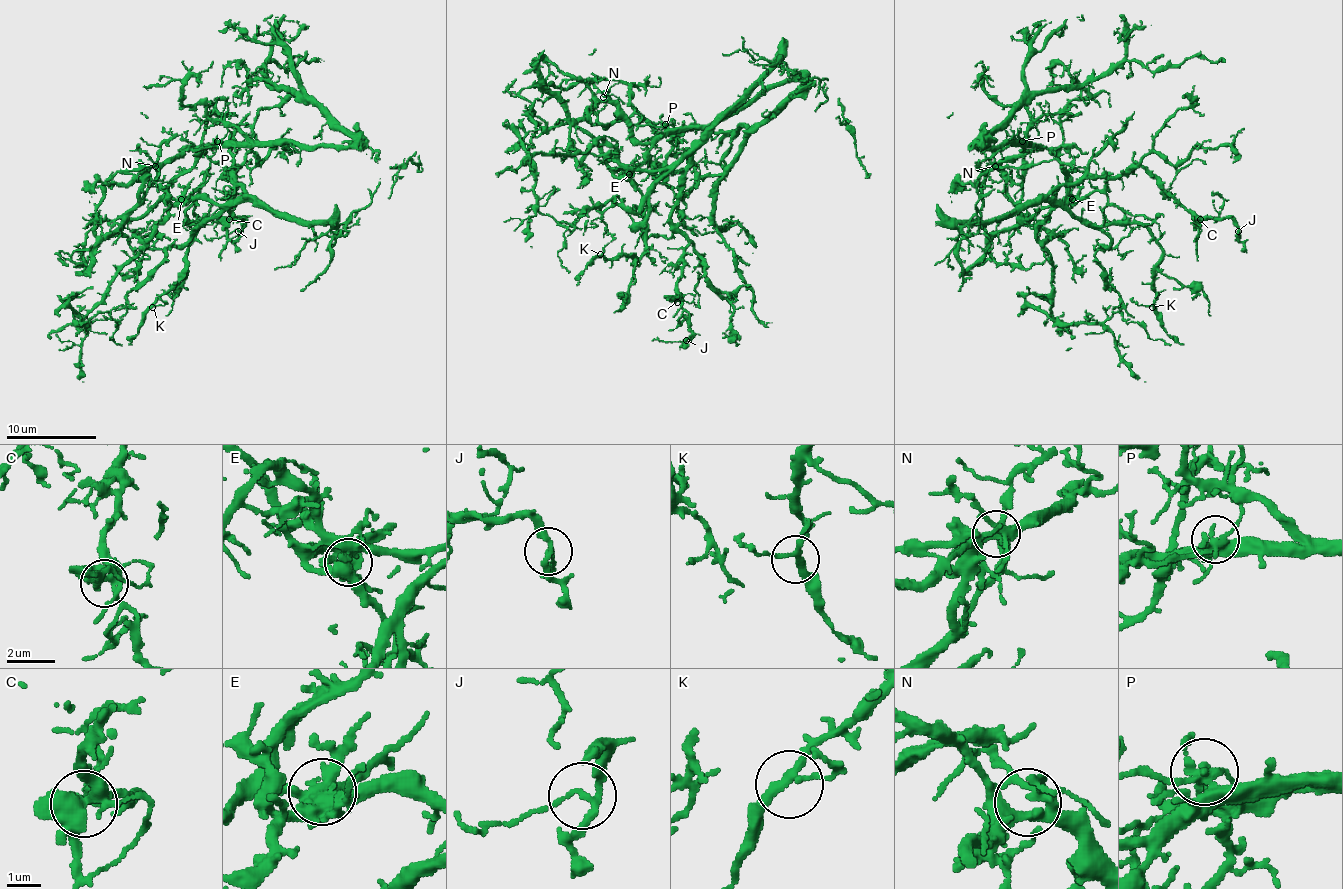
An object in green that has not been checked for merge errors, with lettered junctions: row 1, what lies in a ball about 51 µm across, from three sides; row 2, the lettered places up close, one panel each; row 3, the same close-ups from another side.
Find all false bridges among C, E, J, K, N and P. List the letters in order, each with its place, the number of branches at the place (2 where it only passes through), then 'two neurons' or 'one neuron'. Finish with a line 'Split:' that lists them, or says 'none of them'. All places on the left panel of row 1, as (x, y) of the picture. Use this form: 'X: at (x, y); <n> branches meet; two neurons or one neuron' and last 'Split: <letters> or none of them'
C: at (229, 219); 7 branches meet; one neuron
E: at (181, 199); 6 branches meet; two neurons
J: at (238, 231); 3 branches meet; one neuron
K: at (152, 307); 3 branches meet; one neuron
N: at (155, 166); 4 branches meet; one neuron
P: at (217, 141); 5 branches meet; one neuron
Split: E

